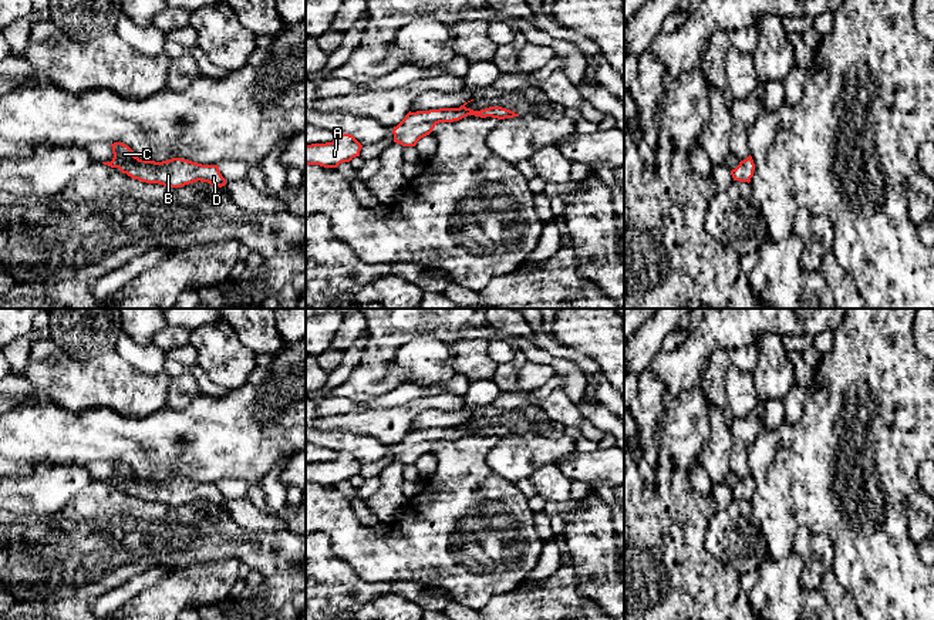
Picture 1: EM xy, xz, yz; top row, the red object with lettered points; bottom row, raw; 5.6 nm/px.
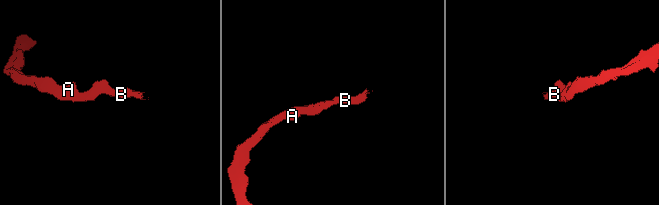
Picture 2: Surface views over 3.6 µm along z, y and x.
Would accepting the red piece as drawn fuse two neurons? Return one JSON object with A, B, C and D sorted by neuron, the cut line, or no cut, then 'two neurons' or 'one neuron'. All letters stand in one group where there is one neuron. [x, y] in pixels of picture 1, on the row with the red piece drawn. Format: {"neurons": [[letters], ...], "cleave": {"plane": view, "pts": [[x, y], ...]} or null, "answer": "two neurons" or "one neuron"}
{"neurons": [["A", "B", "C", "D"]], "cleave": null, "answer": "one neuron"}

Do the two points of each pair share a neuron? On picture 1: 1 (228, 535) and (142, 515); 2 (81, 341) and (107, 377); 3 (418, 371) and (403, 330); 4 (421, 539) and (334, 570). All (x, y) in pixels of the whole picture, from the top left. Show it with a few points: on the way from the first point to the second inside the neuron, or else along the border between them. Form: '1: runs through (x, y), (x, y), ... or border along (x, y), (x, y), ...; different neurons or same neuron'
1: runs through (206, 535), (164, 535); same neuron
2: border along (56, 343), (73, 354), (113, 349); different neurons
3: border along (439, 339), (418, 336), (397, 350); different neurons
4: border along (330, 536), (333, 551), (363, 580), (376, 585); different neurons

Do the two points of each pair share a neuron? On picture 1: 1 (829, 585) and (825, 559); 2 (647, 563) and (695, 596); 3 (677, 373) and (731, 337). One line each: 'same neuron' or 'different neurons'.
1: different neurons
2: same neuron
3: same neuron

